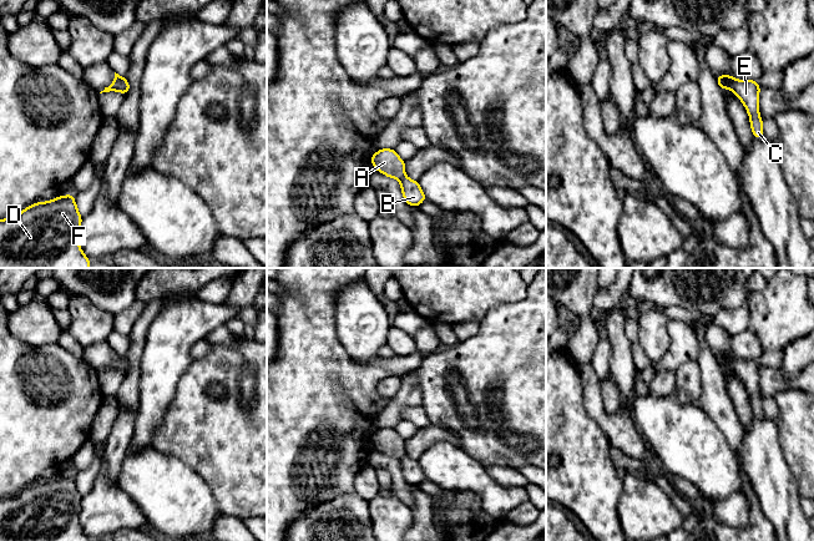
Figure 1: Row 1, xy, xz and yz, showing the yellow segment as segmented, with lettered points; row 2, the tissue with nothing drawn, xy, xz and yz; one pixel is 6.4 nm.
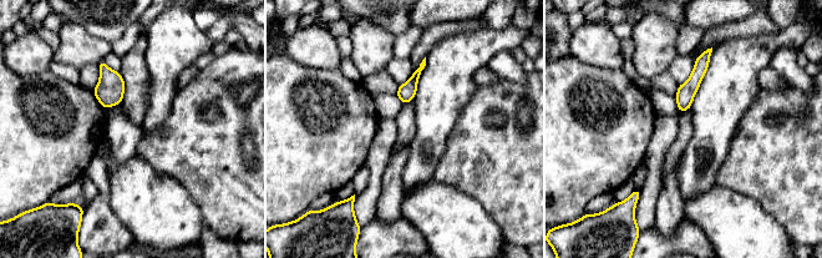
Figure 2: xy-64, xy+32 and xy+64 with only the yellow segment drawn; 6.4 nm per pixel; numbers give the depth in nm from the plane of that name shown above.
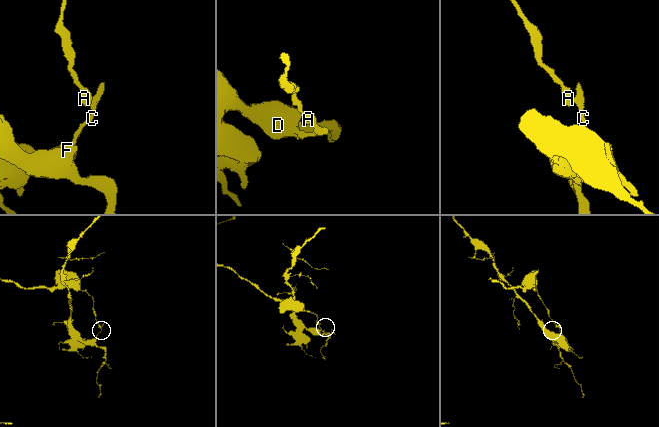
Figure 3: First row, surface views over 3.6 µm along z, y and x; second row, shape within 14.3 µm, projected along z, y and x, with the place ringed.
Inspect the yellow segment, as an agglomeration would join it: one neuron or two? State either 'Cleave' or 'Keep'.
Cleave

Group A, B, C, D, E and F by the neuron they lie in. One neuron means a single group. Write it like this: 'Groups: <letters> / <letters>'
Groups: A / B C D E F

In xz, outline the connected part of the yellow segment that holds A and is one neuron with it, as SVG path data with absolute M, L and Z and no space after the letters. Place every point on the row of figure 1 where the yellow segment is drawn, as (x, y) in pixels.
M383 148L376 151L370 162L374 168L386 177L401 180L405 176L405 161L393 148Z

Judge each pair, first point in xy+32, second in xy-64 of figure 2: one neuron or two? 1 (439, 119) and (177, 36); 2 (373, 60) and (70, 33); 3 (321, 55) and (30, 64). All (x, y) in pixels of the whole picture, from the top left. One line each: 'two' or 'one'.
1: one
2: one
3: one

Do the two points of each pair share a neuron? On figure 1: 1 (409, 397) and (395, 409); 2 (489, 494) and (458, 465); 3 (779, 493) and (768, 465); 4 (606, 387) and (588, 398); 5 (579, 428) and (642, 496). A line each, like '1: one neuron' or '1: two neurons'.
1: one neuron
2: one neuron
3: one neuron
4: two neurons
5: two neurons

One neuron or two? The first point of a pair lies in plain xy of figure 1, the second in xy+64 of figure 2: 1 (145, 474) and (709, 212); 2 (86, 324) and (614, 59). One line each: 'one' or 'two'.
1: one
2: two

